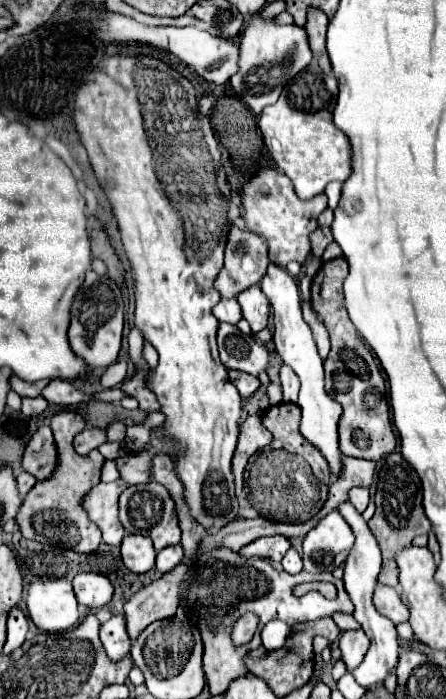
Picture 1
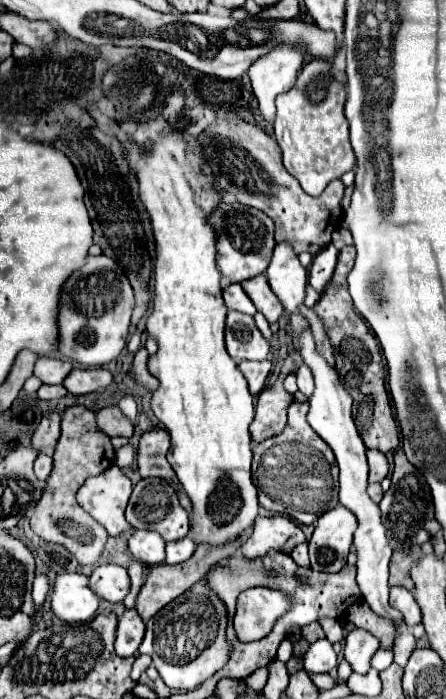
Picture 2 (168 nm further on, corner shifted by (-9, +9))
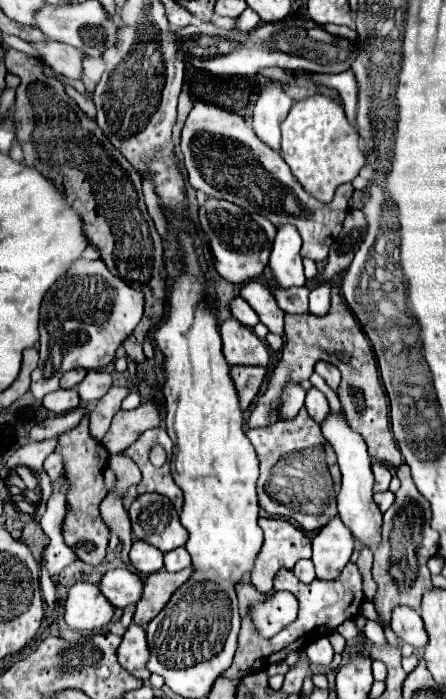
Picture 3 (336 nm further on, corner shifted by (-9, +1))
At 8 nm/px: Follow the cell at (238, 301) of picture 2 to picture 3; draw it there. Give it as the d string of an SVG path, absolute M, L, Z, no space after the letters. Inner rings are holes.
M236 296L236 298L232 298L232 302L230 302L230 312L232 312L232 316L238 320L238 322L242 322L244 326L248 326L248 328L254 328L260 320L258 320L258 314L250 308L250 304L244 300L244 298L240 298L240 296Z

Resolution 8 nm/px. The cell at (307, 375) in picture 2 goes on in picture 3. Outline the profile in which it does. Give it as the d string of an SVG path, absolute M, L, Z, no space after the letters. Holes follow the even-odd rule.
M310 388L308 394L306 394L306 410L308 414L320 424L324 420L324 414L328 414L328 402L326 402L326 396L316 390L316 388Z

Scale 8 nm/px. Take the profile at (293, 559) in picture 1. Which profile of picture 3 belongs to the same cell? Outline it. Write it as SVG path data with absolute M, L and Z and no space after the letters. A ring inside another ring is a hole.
M300 560L300 562L296 562L296 566L292 568L292 572L294 572L302 582L312 582L312 580L316 578L312 560Z

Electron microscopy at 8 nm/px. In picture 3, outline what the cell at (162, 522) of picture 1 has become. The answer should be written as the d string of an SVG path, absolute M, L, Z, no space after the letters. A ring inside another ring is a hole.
M152 492L138 496L132 502L128 514L134 536L162 552L180 548L188 540L188 532L180 524L174 504L162 494Z

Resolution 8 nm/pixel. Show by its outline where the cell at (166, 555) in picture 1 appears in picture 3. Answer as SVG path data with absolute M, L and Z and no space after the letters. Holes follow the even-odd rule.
M176 548L176 550L170 550L164 554L164 568L168 572L180 572L190 564L192 562L190 562L190 554L186 548Z

